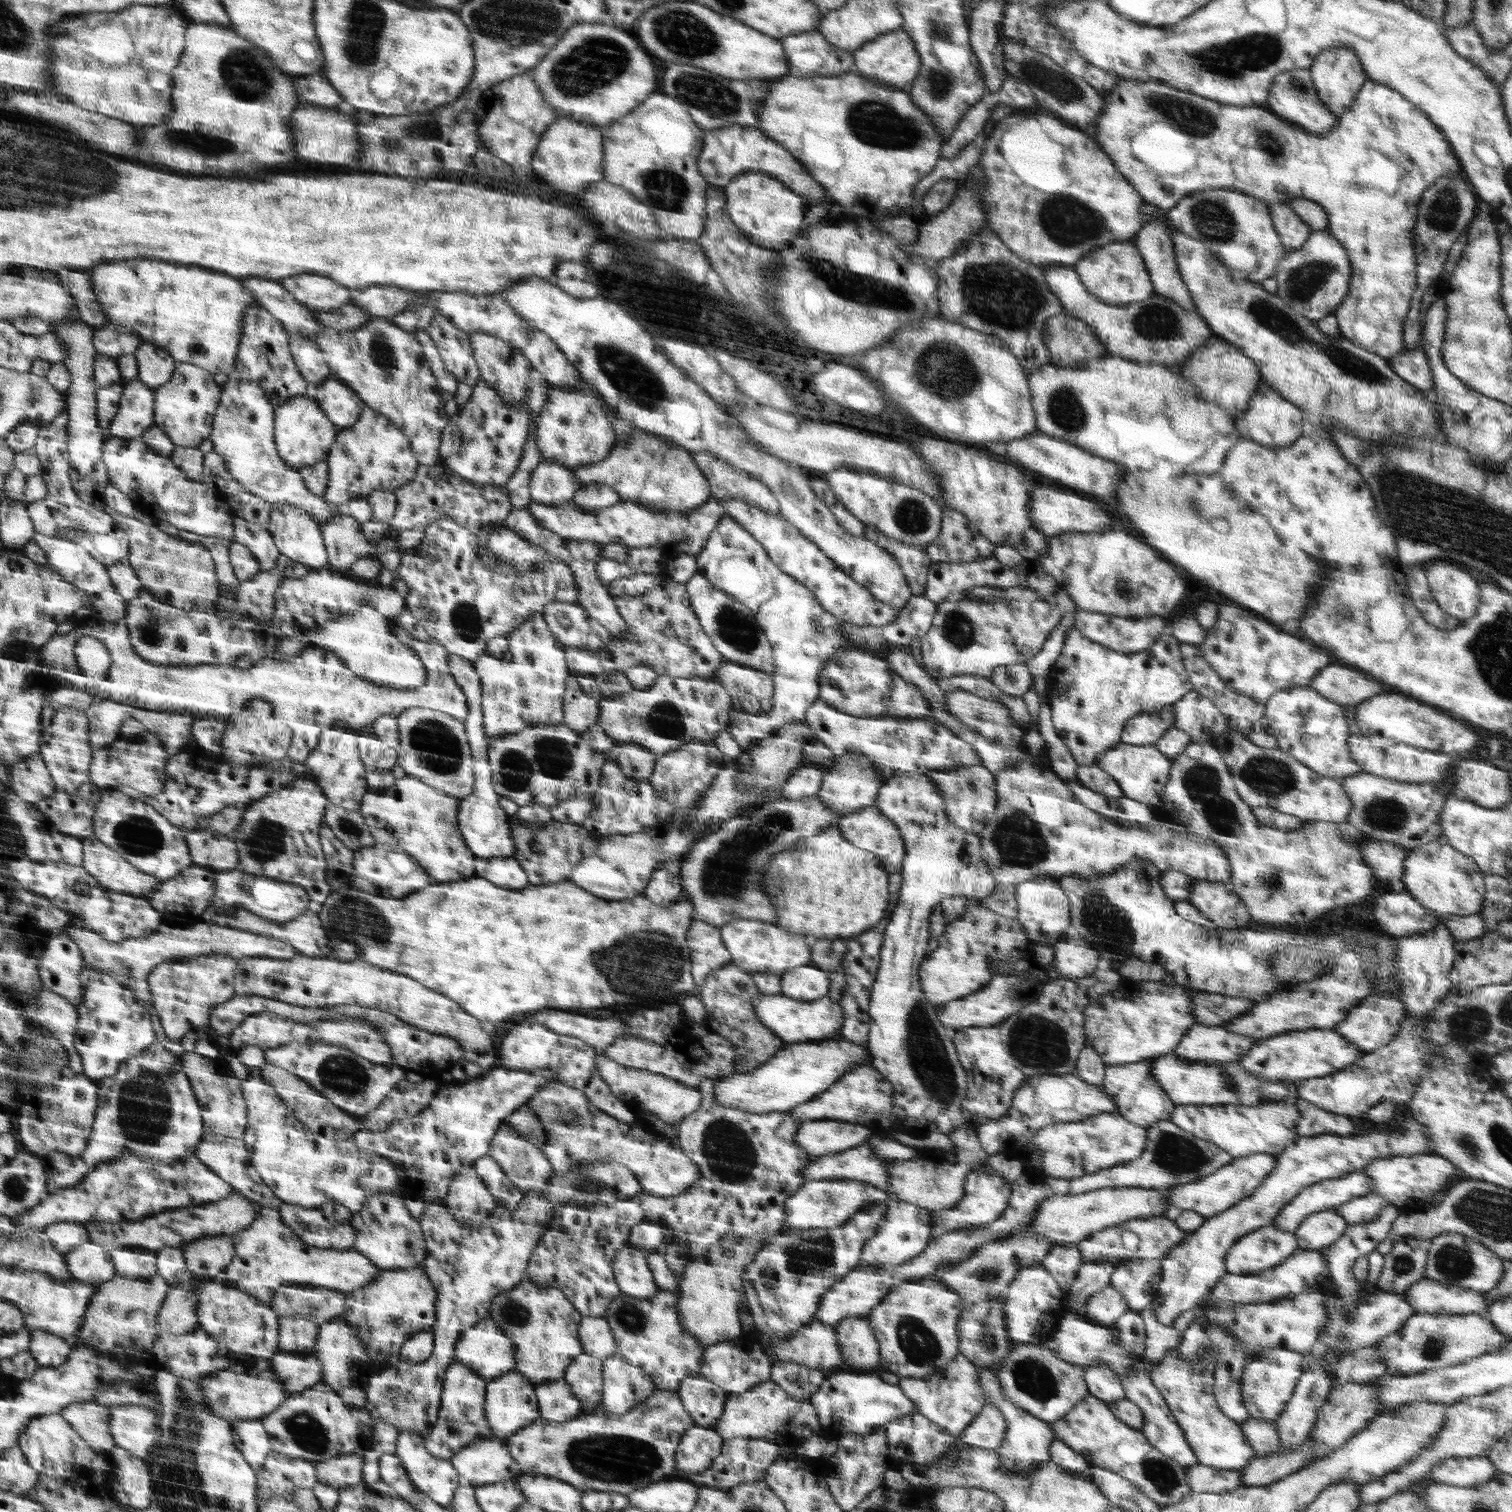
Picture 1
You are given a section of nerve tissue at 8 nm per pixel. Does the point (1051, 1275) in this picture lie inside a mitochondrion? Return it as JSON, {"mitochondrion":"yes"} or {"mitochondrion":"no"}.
{"mitochondrion":"no"}

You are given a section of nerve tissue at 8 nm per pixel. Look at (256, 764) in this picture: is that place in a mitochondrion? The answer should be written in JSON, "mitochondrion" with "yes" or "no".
{"mitochondrion":"no"}

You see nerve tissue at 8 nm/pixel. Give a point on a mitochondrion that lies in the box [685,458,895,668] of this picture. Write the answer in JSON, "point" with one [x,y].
{"point":[736,628]}

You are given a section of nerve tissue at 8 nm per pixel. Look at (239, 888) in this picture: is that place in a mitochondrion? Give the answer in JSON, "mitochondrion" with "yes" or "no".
{"mitochondrion":"yes"}

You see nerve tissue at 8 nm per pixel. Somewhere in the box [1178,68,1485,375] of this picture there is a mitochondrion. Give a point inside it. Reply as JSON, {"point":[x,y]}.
{"point":[1442,211]}

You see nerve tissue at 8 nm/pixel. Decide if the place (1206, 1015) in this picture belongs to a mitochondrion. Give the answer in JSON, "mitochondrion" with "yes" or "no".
{"mitochondrion":"no"}

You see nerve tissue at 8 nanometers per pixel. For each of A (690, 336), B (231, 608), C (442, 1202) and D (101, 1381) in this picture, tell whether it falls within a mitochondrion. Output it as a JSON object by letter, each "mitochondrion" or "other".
{"A":"other","B":"mitochondrion","C":"other","D":"other"}

